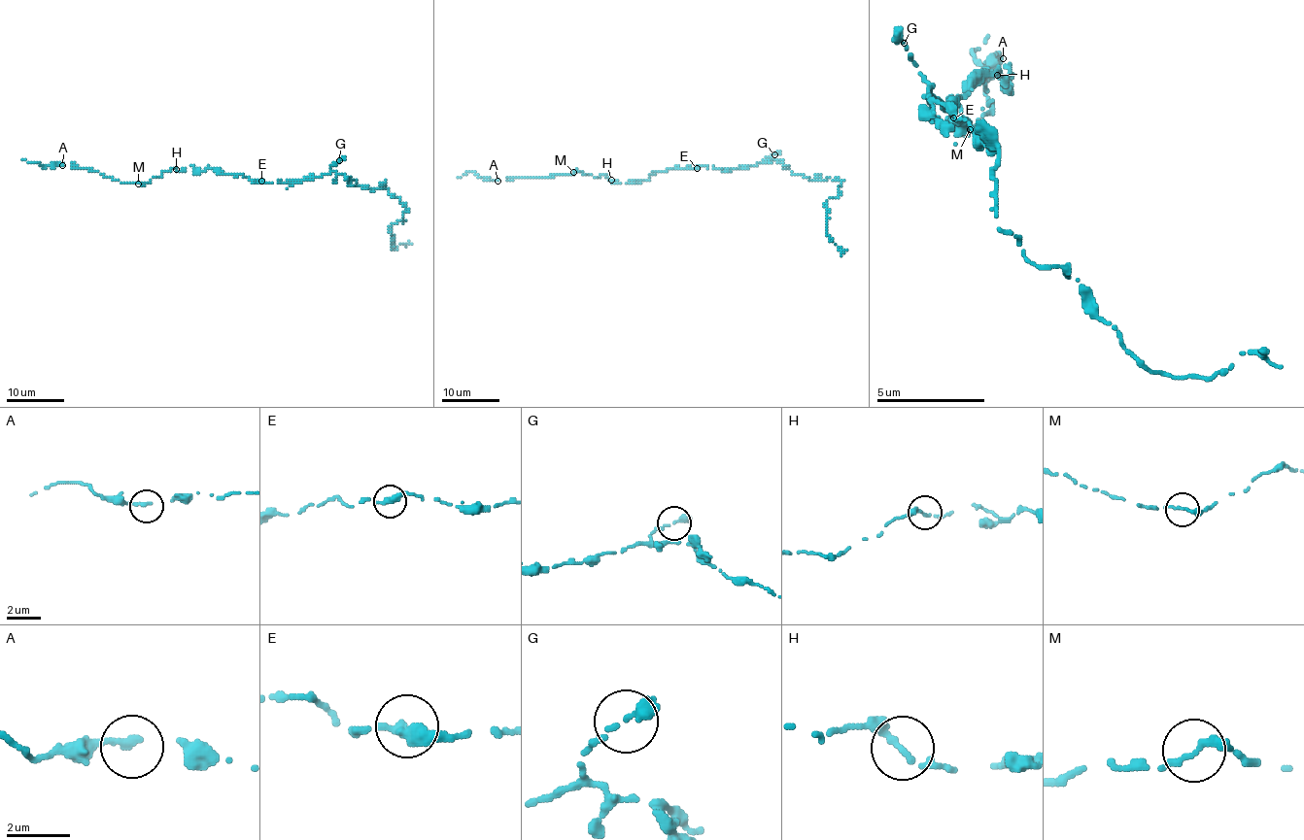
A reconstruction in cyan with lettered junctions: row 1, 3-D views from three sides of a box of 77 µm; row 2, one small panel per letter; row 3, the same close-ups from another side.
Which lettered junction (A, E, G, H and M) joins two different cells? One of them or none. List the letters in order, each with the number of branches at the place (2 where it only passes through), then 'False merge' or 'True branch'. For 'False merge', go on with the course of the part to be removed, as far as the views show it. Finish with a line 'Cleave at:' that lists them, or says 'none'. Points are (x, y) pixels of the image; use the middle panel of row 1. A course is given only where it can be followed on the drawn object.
A: Branches: 1. True branch
E: Branches: 2. True branch
G: Branches: 1. True branch
H: Branches: 2. True branch
M: Branches: 1. True branch
Cleave at: none

